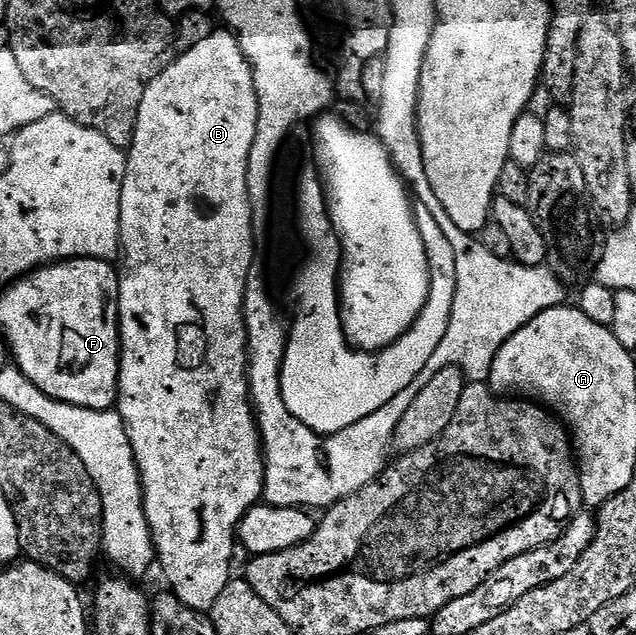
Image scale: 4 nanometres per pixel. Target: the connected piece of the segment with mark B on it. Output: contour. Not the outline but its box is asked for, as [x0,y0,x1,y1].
[116,30,264,614]

